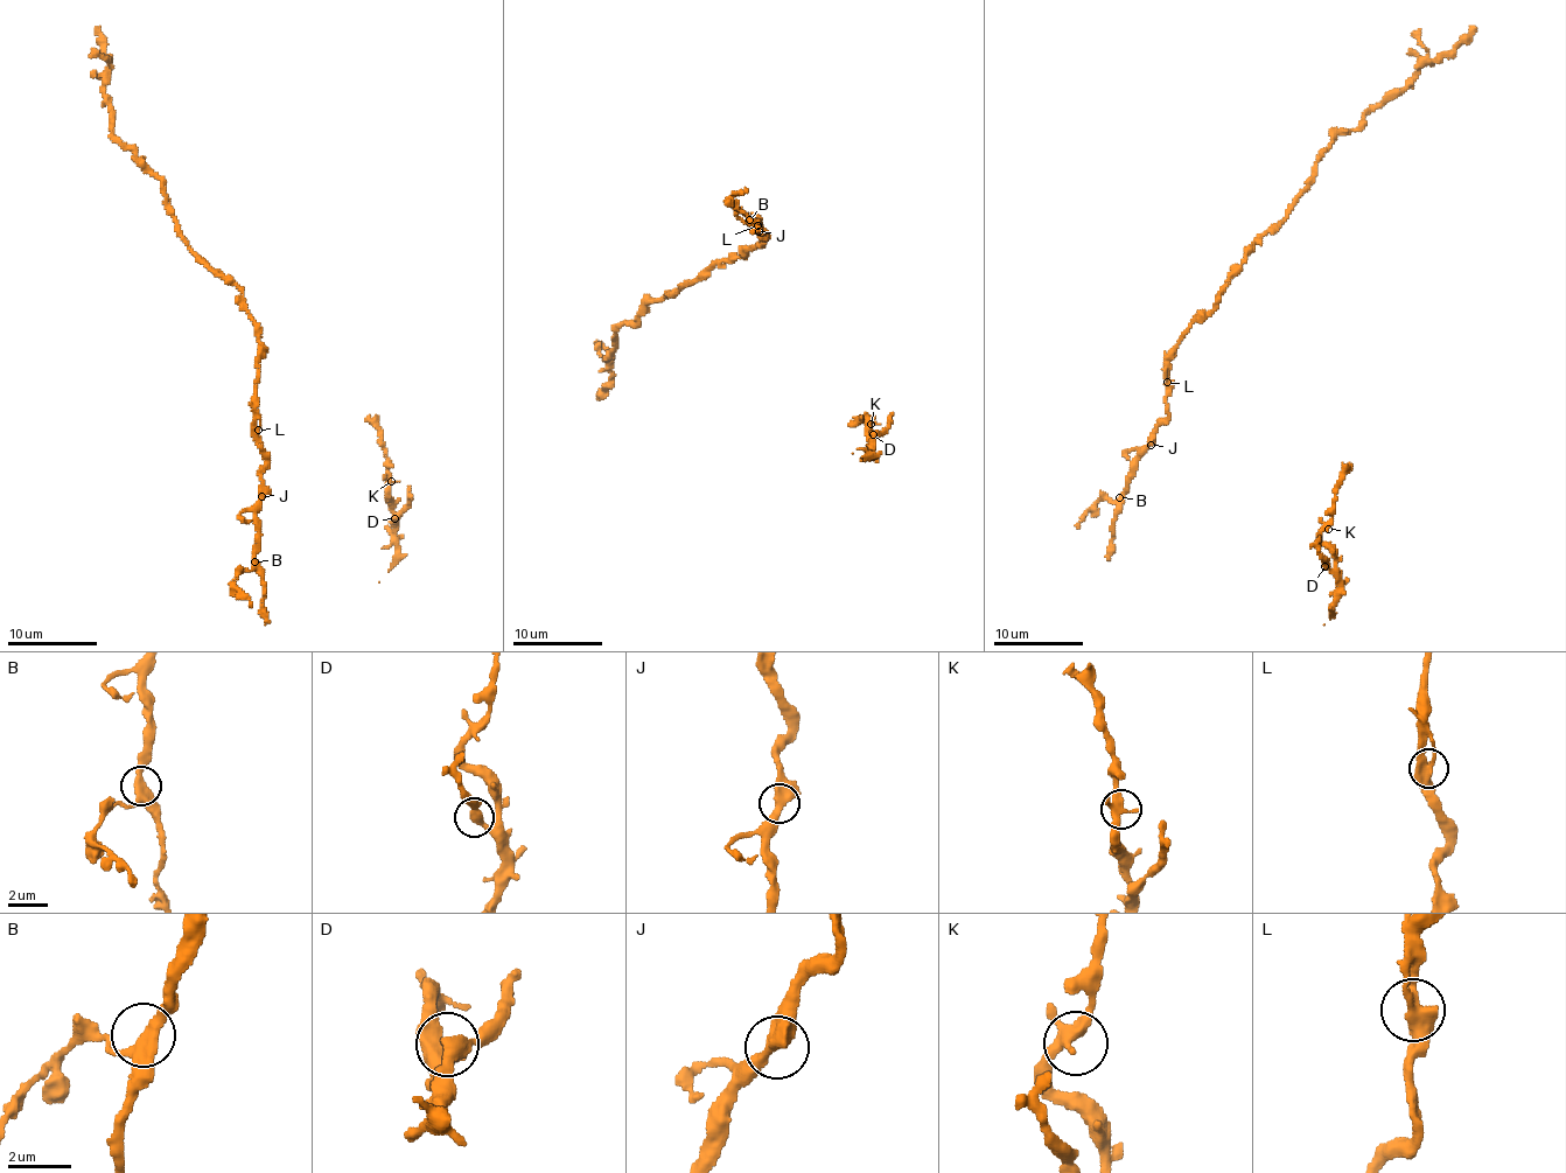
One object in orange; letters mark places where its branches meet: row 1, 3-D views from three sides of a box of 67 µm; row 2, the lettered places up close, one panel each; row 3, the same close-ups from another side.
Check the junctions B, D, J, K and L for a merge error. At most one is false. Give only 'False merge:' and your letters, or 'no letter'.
False merge: no letter

